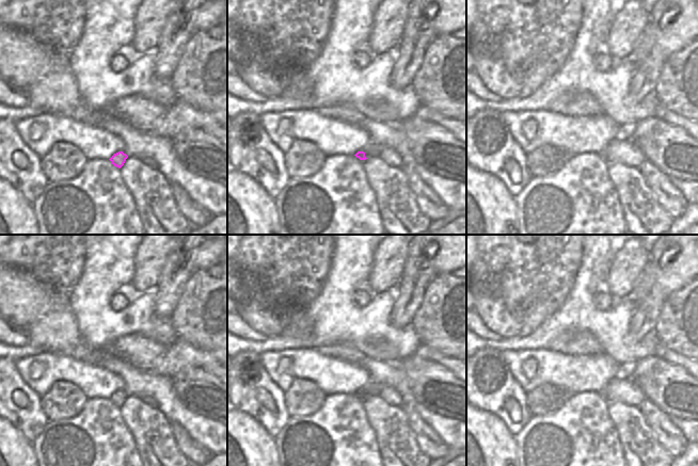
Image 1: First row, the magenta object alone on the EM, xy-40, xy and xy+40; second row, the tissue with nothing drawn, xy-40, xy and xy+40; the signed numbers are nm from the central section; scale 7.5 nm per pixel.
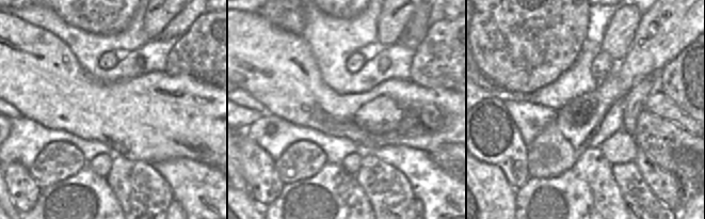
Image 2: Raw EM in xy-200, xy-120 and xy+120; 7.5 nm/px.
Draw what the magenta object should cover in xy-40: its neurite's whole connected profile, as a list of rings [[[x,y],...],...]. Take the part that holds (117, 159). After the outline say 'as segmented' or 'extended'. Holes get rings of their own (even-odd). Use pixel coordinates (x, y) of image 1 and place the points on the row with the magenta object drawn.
[[[118,151],[114,154],[109,160],[114,166],[121,168],[124,165],[127,158],[128,156],[126,154],[124,154],[123,151]]] | as segmented

